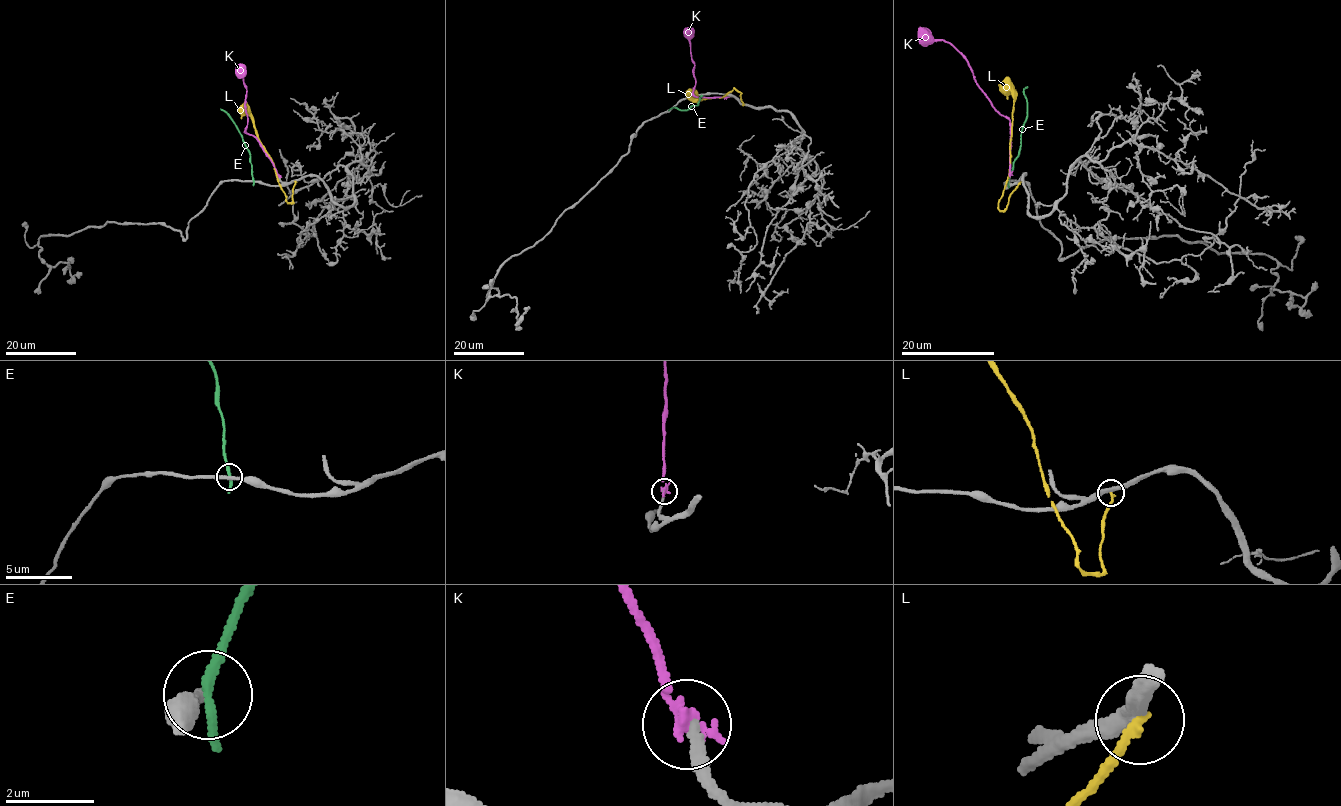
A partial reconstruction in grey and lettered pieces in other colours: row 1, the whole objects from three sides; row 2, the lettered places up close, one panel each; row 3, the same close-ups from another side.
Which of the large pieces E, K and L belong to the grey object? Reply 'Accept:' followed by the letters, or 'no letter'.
Accept: no letter

